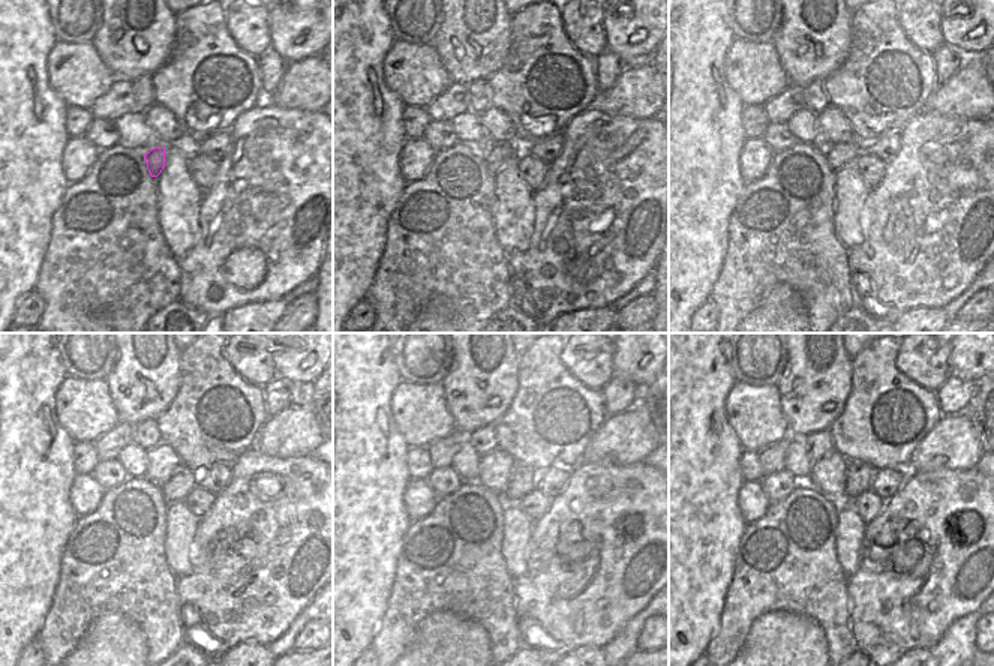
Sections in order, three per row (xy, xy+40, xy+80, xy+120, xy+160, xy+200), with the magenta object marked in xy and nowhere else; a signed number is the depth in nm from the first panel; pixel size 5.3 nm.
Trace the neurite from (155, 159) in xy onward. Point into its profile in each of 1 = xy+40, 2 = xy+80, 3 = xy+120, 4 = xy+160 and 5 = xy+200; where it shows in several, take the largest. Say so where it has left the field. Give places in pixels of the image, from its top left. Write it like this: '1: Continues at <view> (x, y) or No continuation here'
1: Continues at xy+40 (496, 155)
2: Continues at xy+80 (837, 155)
3: Continues at xy+120 (183, 480)
4: Continues at xy+160 (523, 479)
5: Continues at xy+200 (859, 476).

